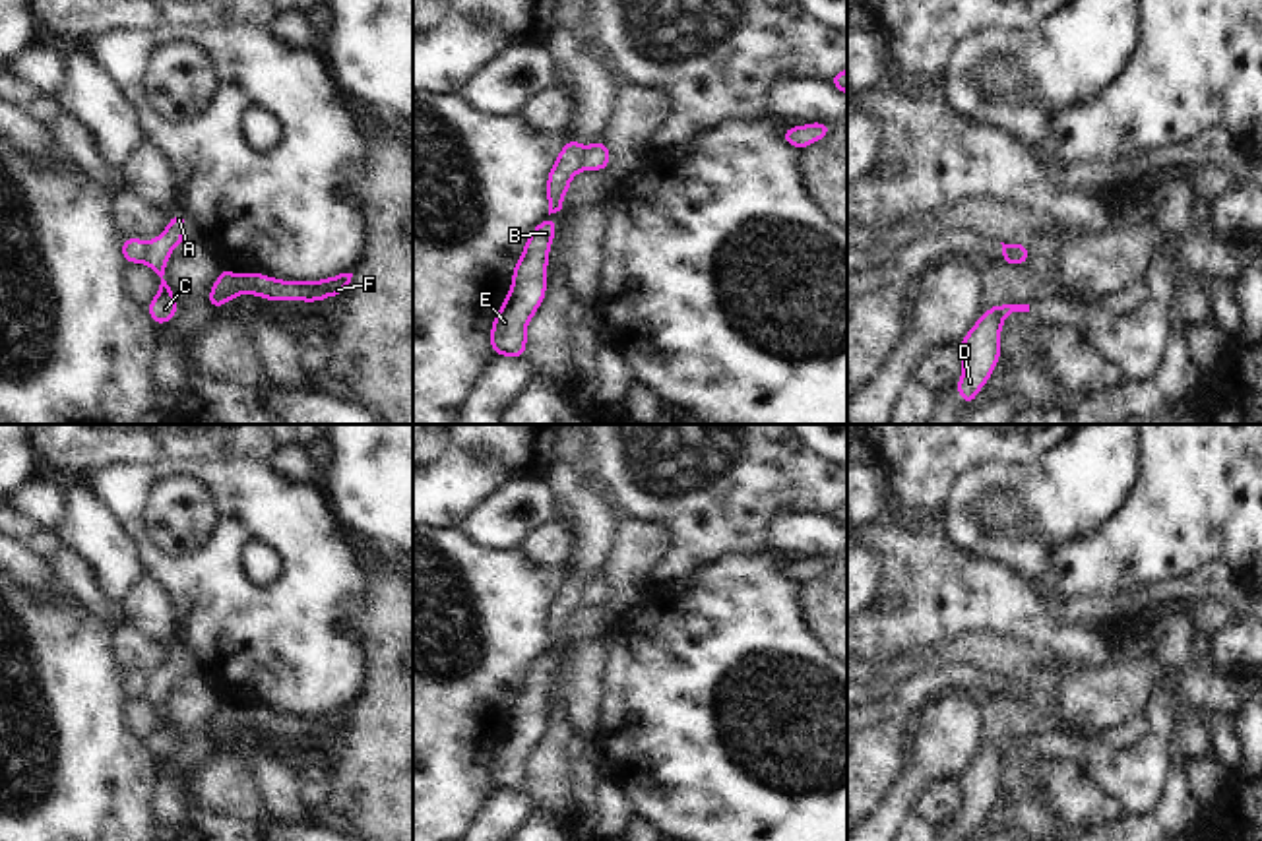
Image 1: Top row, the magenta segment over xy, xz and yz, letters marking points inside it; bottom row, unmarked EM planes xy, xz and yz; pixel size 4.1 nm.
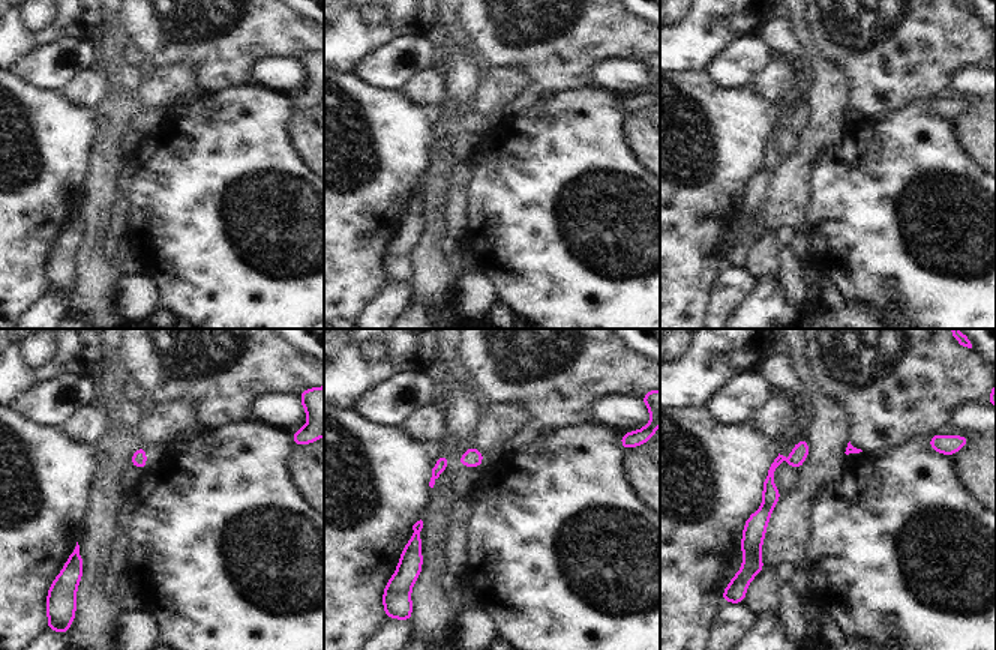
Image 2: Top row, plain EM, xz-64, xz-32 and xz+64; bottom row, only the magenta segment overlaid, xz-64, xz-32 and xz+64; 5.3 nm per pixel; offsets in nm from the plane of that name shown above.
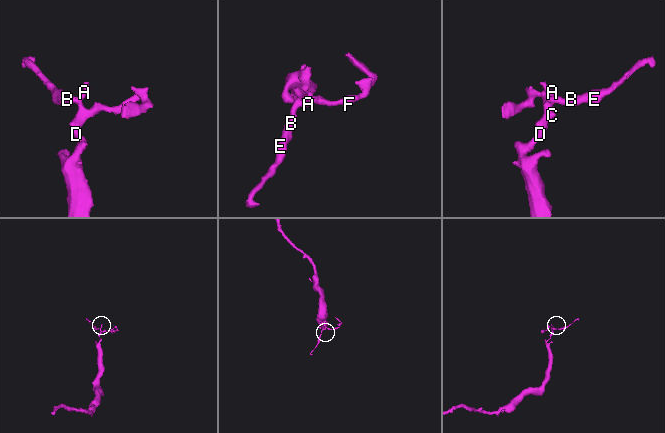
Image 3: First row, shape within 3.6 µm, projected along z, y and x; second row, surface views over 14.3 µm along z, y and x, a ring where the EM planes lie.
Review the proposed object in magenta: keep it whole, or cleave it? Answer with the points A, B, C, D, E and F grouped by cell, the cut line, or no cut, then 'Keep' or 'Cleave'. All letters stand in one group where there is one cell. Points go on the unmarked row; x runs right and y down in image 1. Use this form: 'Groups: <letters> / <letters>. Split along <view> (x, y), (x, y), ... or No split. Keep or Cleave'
Groups: A C D F / B E. Split along xz (586, 582), (580, 603). Cleave.

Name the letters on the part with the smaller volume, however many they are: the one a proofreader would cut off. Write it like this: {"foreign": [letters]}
{"foreign": ["B", "E"]}

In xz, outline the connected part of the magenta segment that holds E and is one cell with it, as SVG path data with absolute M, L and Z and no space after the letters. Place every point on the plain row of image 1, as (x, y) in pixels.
M547 651L523 676L521 692L512 703L512 719L489 767L489 779L498 791L525 791L527 760L547 732L549 688L556 665L556 657Z

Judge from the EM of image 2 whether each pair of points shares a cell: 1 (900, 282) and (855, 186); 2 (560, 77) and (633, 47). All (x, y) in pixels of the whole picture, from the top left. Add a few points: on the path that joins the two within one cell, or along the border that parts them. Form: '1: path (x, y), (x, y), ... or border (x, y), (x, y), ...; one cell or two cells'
1: path (900, 258), (897, 228), (879, 210); one cell
2: path (578, 59), (590, 47), (615, 47); one cell

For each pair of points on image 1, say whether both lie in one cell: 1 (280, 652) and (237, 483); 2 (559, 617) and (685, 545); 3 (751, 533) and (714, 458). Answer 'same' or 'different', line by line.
1: same
2: different
3: same

